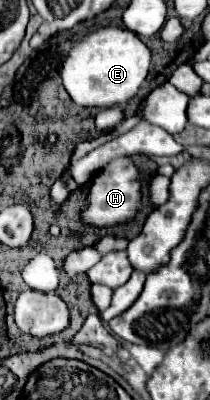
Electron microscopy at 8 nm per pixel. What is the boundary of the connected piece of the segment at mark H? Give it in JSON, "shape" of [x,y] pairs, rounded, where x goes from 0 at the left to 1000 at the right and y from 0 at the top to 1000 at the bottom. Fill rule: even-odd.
{"shape":[[[581,390],[495,415],[448,445],[419,480],[419,510],[390,530],[390,555],[410,565],[543,565],[562,555],[610,555],[667,515],[667,440],[629,395]]]}

